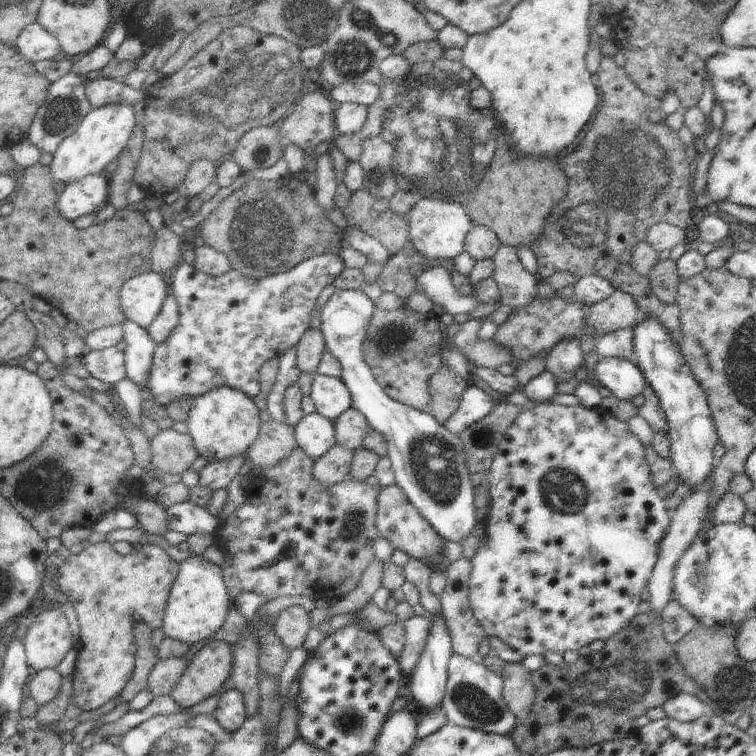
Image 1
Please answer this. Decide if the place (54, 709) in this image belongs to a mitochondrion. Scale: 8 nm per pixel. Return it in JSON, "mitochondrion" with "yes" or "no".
{"mitochondrion":"no"}

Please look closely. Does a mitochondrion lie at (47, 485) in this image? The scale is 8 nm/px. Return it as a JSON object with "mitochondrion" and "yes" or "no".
{"mitochondrion":"yes"}

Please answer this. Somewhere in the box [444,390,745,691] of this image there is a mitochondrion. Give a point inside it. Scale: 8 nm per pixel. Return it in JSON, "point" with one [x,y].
{"point":[701,579]}

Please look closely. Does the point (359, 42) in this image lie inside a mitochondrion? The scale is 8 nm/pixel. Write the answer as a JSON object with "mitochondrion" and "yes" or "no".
{"mitochondrion":"yes"}

